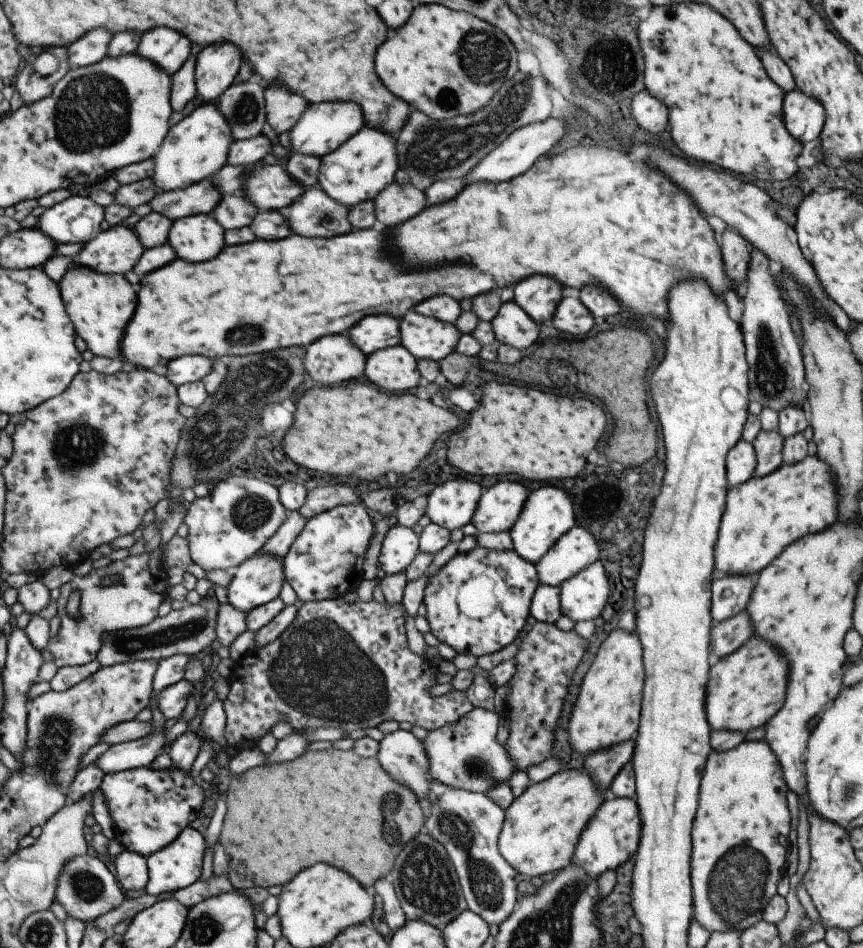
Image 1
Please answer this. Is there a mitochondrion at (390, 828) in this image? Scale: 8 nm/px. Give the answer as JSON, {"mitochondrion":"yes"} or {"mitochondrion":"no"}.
{"mitochondrion":"yes"}

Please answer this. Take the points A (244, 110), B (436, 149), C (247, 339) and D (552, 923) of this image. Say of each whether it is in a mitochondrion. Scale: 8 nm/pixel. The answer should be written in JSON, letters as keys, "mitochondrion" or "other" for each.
{"A":"mitochondrion","B":"mitochondrion","C":"mitochondrion","D":"mitochondrion"}

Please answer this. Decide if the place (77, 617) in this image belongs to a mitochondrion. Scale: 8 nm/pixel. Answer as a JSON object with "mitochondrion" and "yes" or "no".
{"mitochondrion":"no"}

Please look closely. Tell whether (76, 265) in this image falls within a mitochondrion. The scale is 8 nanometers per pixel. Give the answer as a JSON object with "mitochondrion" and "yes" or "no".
{"mitochondrion":"no"}

